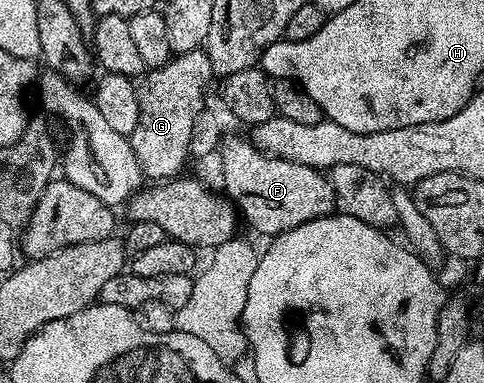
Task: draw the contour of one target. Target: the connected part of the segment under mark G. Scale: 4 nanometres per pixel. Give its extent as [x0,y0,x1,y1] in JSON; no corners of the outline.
[130,49,214,180]

